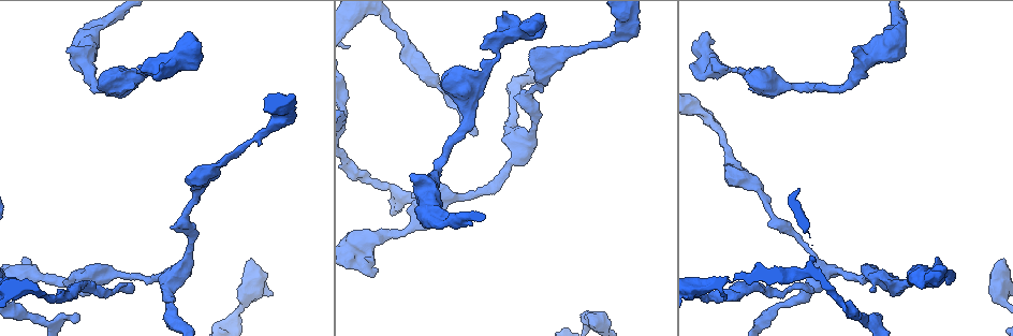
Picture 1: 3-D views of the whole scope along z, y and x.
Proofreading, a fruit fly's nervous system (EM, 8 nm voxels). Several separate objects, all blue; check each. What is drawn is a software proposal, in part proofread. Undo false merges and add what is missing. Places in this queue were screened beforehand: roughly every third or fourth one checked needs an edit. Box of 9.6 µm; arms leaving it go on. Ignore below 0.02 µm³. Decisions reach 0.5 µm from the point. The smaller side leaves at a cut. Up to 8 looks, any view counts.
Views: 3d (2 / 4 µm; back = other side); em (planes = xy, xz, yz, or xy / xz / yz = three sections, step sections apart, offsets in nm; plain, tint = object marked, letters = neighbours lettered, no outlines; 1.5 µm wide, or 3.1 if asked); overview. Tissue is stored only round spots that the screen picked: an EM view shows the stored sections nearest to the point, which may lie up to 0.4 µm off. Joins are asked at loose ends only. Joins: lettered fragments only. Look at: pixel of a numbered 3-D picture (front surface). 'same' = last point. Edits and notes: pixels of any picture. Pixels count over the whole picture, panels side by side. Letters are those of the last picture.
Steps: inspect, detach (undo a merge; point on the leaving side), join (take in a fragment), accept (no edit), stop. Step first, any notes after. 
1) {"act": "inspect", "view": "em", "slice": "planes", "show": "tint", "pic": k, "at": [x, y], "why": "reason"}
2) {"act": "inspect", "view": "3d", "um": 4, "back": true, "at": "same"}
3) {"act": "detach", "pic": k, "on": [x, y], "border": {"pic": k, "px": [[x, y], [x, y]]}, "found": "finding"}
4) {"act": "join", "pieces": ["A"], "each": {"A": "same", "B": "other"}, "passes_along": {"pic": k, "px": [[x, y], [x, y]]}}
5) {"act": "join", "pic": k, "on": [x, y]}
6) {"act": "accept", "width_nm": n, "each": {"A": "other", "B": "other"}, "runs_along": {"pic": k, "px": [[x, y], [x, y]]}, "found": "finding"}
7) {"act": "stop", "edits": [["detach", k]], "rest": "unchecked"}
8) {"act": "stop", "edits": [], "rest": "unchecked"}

{"act": "inspect", "view": "em", "slice": "planes", "show": "plain", "pic": 1, "at": [77, 319], "why": "an open end"}

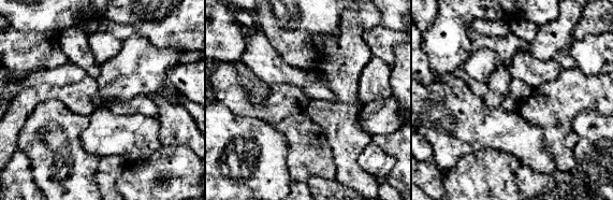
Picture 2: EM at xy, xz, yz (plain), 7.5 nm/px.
{"act": "inspect", "view": "em", "slice": "planes", "show": "letters", "at": "same", "why": "see the neighbours"}

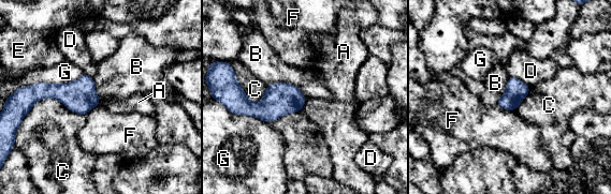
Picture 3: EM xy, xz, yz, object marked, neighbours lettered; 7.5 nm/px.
{"act": "accept", "width_nm": 160, "each": {"A": "other", "B": "other", "C": "other", "D": "other", "E": "other", "F": "other", "G": "other"}, "border": {"pic": 3, "px": [[268, 84], [293, 84], [305, 99]]}, "found": "none of them fits"}

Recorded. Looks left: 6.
{"act": "inspect", "view": "em", "slice": "planes", "show": "letters", "pic": 1, "at": [1003, 261], "why": "an open end"}

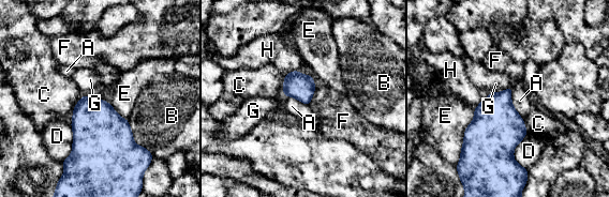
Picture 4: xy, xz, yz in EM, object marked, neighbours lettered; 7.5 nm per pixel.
{"act": "accept", "each": {"A": "other", "B": "other", "C": "other", "D": "other", "E": "other", "F": "other", "G": "other", "H": "other"}, "border": {"pic": 4, "px": [[510, 87], [511, 104], [522, 119]]}, "found": "none of them fits"}

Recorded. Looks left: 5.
{"act": "inspect", "view": "em", "slice": "xz", "step": 8, "show": "tint", "pic": 1, "at": [90, 73], "why": "small branch off a trunk"}

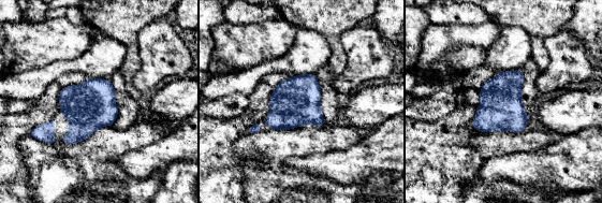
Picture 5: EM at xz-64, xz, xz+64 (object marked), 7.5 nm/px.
{"act": "inspect", "view": "em", "slice": "planes", "show": "letters", "at": "same"}

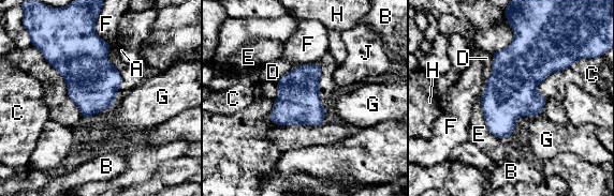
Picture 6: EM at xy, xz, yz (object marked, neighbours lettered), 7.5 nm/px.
{"act": "accept", "each": {"A": "other", "B": "other", "C": "other", "D": "other", "E": "other", "F": "other", "G": "other", "H": "other", "J": "other"}, "border": {"pic": 6, "px": [[117, 99], [112, 105]]}, "found": "all the same cell"}

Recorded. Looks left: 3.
{"act": "stop", "edits": [], "rest": "unchecked"}

